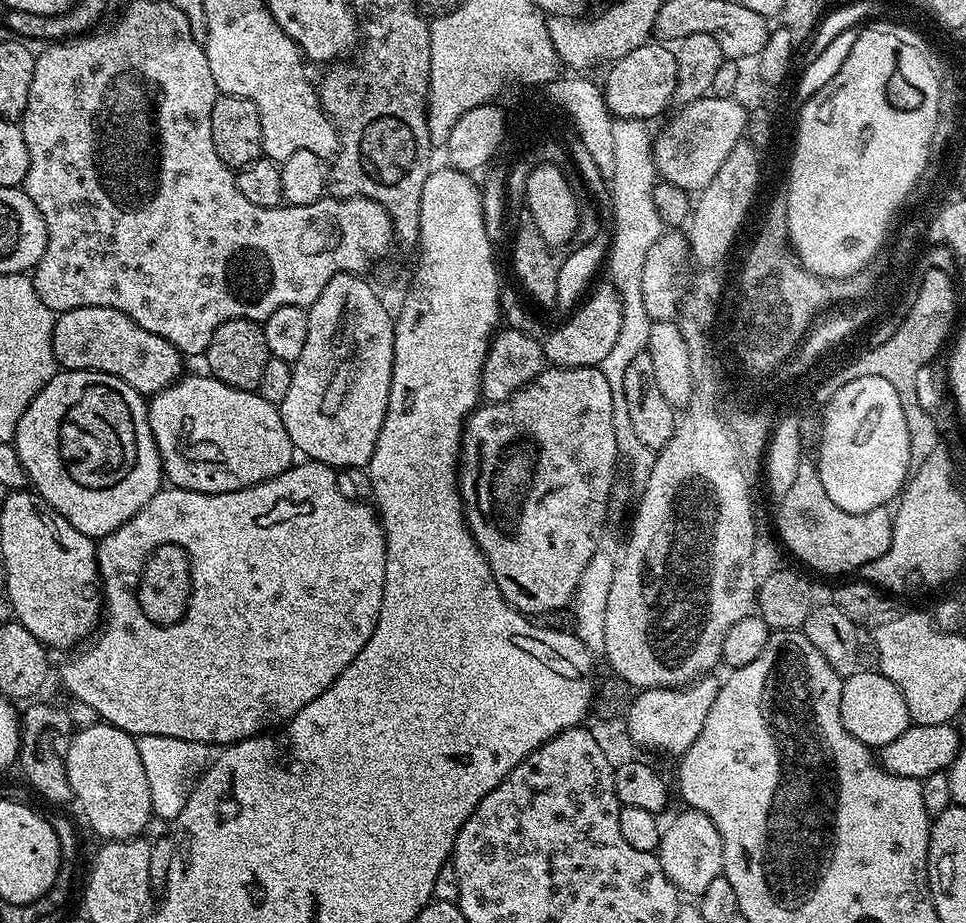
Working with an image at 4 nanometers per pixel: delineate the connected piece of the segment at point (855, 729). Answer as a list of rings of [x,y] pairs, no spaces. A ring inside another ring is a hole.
[[[861,670],[847,677],[842,686],[840,709],[846,730],[854,734],[858,742],[867,744],[873,750],[879,750],[894,742],[894,738],[901,736],[910,727],[906,702],[898,686],[894,686],[894,682],[890,682],[890,678],[883,676],[879,670]]]

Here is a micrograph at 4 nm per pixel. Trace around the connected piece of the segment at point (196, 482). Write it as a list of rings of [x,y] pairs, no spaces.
[[[211,374],[203,375],[185,375],[147,401],[150,430],[158,446],[160,465],[164,468],[167,483],[185,488],[187,492],[222,494],[253,488],[255,484],[266,482],[292,467],[292,439],[290,434],[286,434],[279,407],[266,402],[259,391],[234,389],[216,380]]]

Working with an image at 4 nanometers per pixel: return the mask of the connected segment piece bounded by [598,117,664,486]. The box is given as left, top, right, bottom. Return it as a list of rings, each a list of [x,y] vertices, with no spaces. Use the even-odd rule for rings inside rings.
[[[617,117],[613,119],[614,172],[610,177],[610,203],[614,214],[614,232],[611,231],[611,245],[606,261],[610,282],[616,288],[620,301],[620,329],[610,354],[598,365],[602,374],[606,374],[606,383],[610,385],[610,402],[614,418],[614,438],[616,450],[621,461],[628,463],[632,471],[632,480],[636,486],[642,486],[654,470],[657,453],[642,446],[638,434],[634,434],[634,425],[630,422],[630,410],[626,410],[626,389],[624,378],[630,361],[642,354],[648,347],[653,321],[646,314],[646,302],[642,302],[642,265],[646,255],[658,237],[664,231],[664,225],[658,218],[654,207],[653,186],[658,182],[658,173],[652,156],[652,134],[649,125],[638,119]]]

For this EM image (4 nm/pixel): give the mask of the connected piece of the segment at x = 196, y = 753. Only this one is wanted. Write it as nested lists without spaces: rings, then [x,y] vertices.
[[[158,734],[138,736],[136,745],[138,754],[142,758],[142,766],[146,770],[146,782],[150,786],[153,817],[161,816],[164,820],[175,821],[182,814],[189,794],[210,763],[209,745],[186,738]]]

